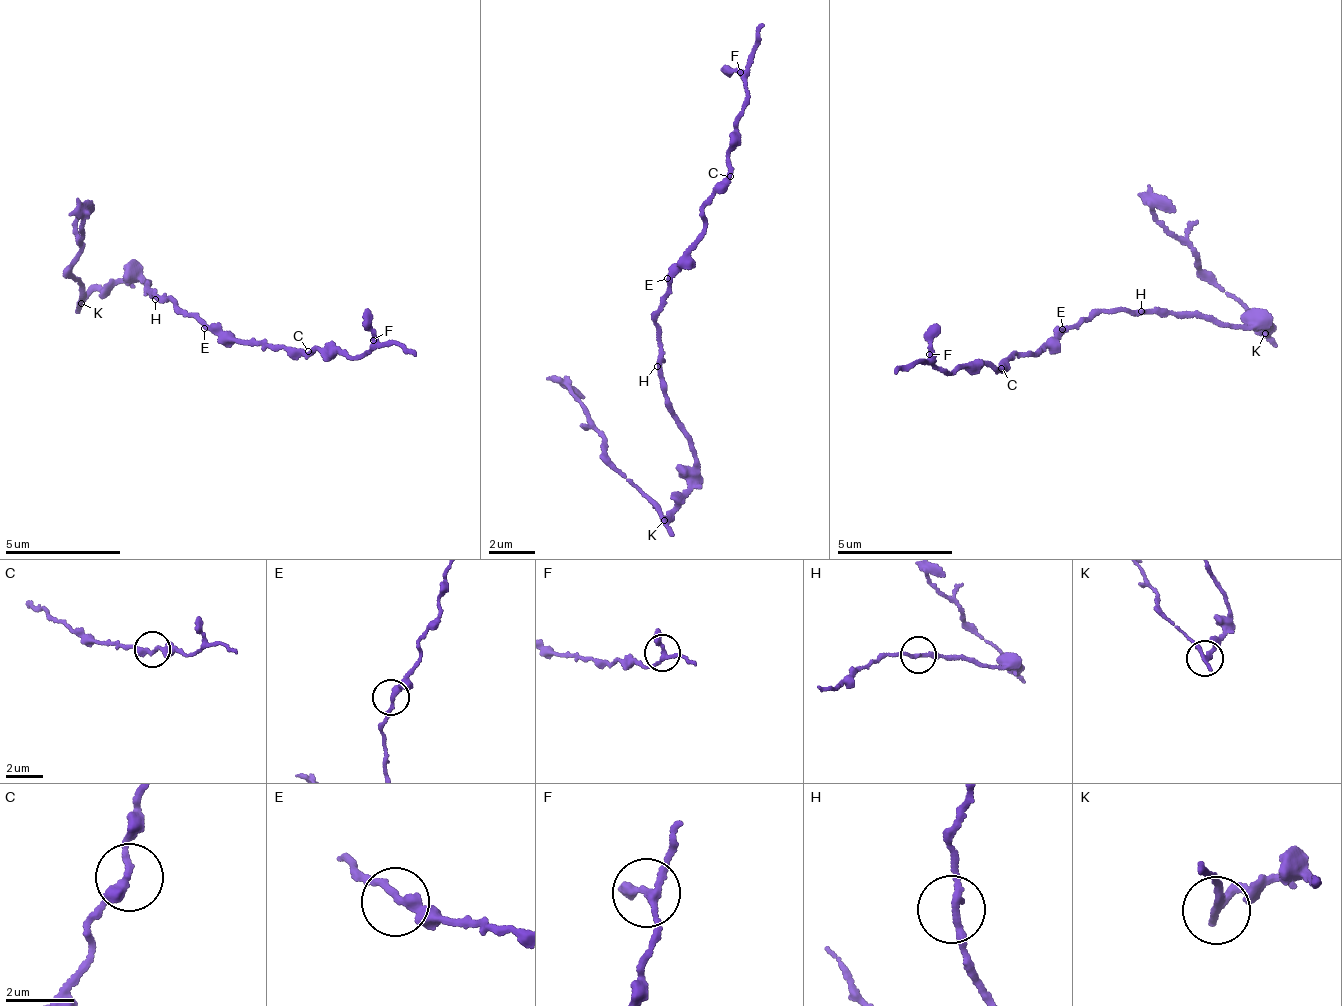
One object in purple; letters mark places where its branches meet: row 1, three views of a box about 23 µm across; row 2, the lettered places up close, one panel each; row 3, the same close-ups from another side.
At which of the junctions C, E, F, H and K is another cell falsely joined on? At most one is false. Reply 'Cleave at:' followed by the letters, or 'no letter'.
Cleave at: K

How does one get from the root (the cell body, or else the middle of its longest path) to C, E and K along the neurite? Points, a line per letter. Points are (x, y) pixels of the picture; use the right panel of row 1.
C: (1143, 313), (1099, 313), (1062, 324), (1054, 328), (1034, 354), (1015, 354), (1001, 368)
E: (1143, 313), (1133, 315), (1128, 310), (1088, 315), (1080, 318), (1077, 327), (1062, 329)
K: (1143, 313), (1170, 309), (1177, 315), (1206, 312), (1227, 324), (1258, 324), (1265, 331)

